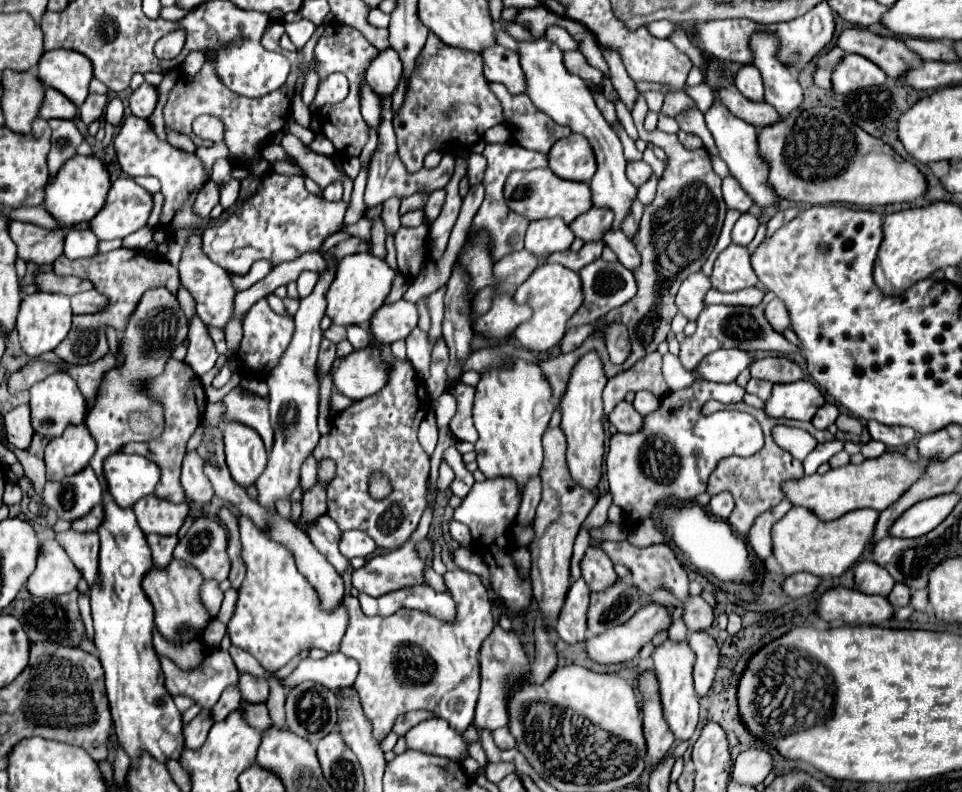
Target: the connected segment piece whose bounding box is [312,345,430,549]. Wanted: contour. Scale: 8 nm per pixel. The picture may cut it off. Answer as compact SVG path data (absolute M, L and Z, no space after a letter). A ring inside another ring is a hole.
M378 345L382 355L392 361L392 373L388 385L340 411L332 419L330 435L324 435L314 449L314 459L332 459L336 463L336 475L326 483L328 515L338 523L342 531L360 529L366 531L378 547L398 549L418 527L418 521L426 509L426 479L430 473L428 455L418 443L418 425L430 409L424 381L416 371L402 361L396 361L390 347ZM382 473L396 485L396 493L384 499L370 495L370 475Z

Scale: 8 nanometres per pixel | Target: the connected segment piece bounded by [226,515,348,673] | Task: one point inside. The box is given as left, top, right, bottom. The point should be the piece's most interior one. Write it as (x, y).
(276, 617)

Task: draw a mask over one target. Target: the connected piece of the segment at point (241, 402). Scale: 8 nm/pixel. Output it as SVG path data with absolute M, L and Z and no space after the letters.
M234 387L224 399L224 413L222 413L222 421L224 425L228 425L230 421L238 421L244 423L248 427L252 427L254 431L258 431L258 435L262 437L266 449L272 449L272 427L270 427L270 415L268 415L268 401L248 393L240 387Z

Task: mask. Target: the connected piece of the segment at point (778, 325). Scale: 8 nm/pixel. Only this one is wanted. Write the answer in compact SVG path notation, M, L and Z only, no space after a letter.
M772 299L766 307L764 307L764 317L768 317L768 323L772 325L774 331L784 331L786 327L790 327L790 319L788 319L788 311L784 307L784 303L780 299Z

